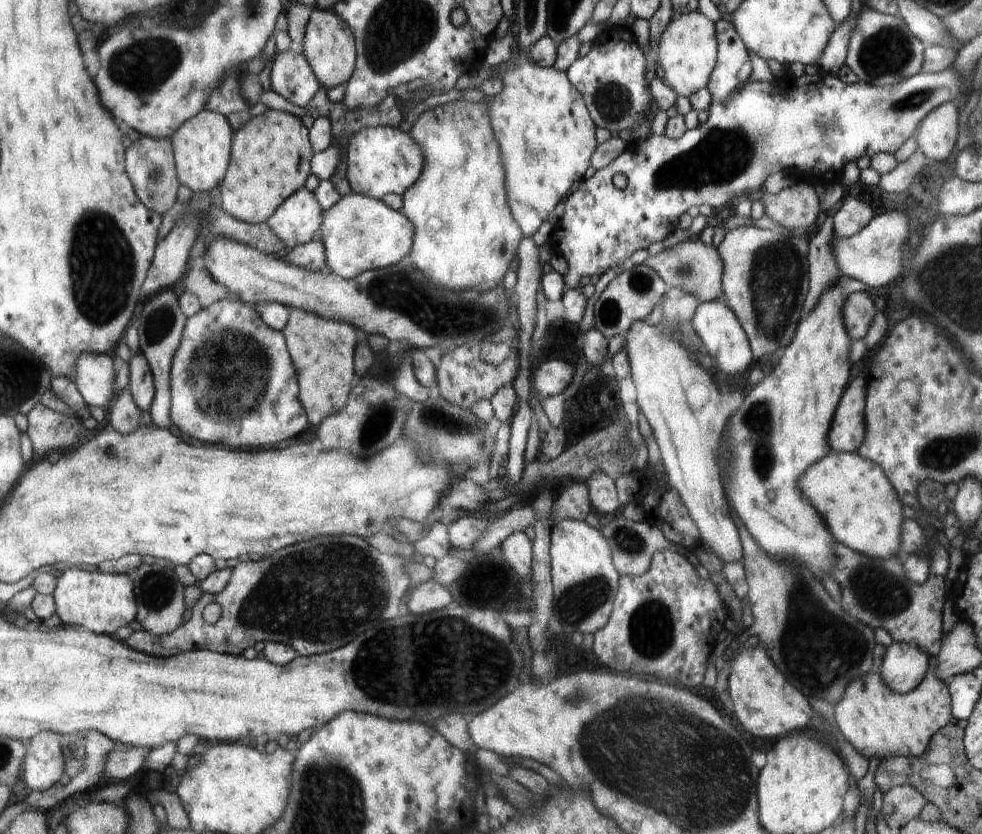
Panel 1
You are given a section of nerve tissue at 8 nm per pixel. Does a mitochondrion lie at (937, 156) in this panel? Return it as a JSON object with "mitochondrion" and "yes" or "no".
{"mitochondrion":"no"}

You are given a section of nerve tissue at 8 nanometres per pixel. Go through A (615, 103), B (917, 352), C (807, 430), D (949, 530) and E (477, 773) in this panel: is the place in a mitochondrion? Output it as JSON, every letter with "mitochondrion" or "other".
{"A":"mitochondrion","B":"other","C":"other","D":"other","E":"other"}

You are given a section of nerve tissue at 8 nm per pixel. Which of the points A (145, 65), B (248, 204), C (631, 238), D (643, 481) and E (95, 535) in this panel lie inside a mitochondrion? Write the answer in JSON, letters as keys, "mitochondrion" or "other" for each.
{"A":"mitochondrion","B":"other","C":"other","D":"other","E":"other"}

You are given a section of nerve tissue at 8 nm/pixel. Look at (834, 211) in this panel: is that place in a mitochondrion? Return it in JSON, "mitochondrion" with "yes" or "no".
{"mitochondrion":"no"}

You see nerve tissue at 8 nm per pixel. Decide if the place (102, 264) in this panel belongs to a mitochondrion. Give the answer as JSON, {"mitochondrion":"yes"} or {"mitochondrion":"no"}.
{"mitochondrion":"yes"}

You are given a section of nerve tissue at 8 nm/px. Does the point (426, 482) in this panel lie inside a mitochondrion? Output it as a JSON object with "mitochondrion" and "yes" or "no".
{"mitochondrion":"no"}

